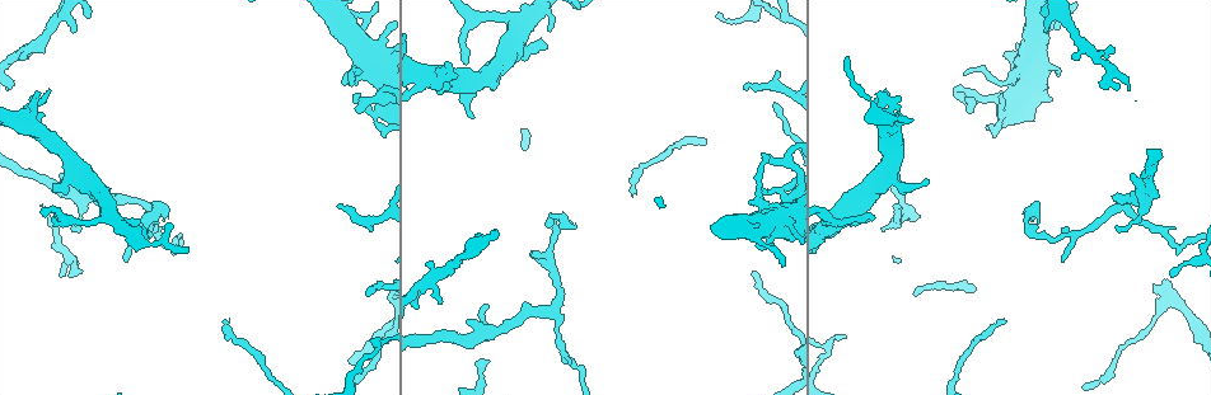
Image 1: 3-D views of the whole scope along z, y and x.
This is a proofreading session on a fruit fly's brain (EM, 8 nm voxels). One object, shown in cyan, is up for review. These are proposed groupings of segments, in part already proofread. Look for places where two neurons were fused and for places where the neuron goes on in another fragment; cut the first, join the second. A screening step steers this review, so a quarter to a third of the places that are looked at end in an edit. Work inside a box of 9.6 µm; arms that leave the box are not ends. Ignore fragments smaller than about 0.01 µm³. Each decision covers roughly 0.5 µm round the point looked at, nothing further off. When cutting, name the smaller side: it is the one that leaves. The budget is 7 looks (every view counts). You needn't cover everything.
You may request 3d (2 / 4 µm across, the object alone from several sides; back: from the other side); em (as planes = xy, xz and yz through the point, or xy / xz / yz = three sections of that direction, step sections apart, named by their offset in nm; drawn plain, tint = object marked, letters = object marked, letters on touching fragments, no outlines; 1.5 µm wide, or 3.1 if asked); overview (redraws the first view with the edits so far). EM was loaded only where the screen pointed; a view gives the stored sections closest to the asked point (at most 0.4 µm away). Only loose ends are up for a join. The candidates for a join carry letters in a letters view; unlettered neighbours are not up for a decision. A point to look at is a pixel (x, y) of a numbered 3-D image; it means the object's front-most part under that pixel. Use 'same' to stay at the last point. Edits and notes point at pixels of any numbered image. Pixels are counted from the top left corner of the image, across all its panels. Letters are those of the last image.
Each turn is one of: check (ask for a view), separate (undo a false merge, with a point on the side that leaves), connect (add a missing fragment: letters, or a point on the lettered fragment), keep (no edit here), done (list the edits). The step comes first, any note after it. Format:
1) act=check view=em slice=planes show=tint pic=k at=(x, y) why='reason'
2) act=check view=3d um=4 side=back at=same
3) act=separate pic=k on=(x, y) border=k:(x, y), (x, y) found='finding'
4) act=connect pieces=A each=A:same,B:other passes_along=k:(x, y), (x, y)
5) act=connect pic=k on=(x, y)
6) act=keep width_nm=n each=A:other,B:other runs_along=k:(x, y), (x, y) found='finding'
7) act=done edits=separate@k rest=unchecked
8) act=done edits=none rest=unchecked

act=check view=3d um=2 side=back pic=1 at=(1115, 227) why='tapers out'

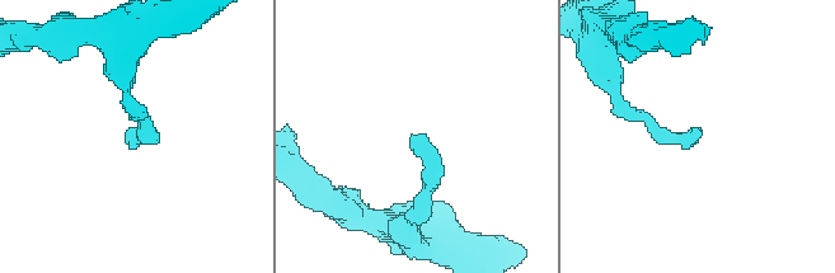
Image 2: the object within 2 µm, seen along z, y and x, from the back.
act=check view=em slice=yz step=8 show=letters pic=2 at=(140, 136)

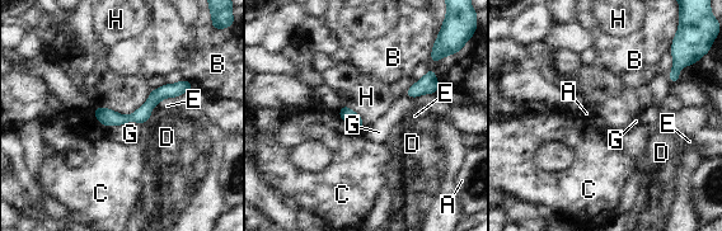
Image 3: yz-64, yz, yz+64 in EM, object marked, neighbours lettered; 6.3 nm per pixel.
act=keep each=A:other,B:other,C:other,D:other,E:other,G:other,H:other border=3:(151, 90), (129, 114), (93, 108) found='no lettered fragment goes on from it'

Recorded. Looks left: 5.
act=check view=3d um=4 side=back pic=1 at=(145, 226) why='sharp bend'

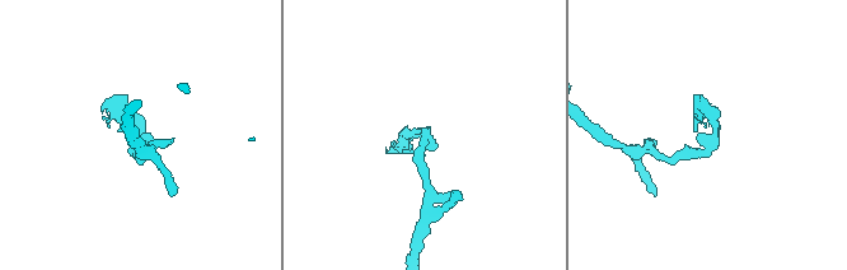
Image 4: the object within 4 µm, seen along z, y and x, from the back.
act=check view=em slice=xy step=8 show=tint pic=4 at=(423, 132)

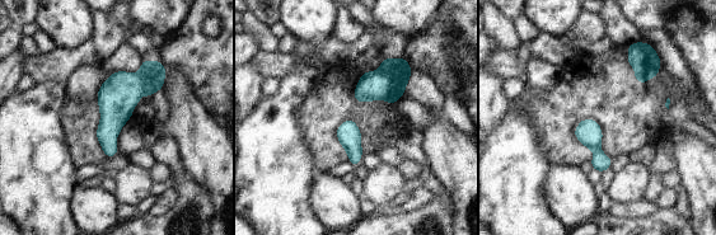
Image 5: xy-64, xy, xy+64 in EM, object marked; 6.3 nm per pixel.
act=check view=em slice=planes show=letters at=same why='cut it another way'

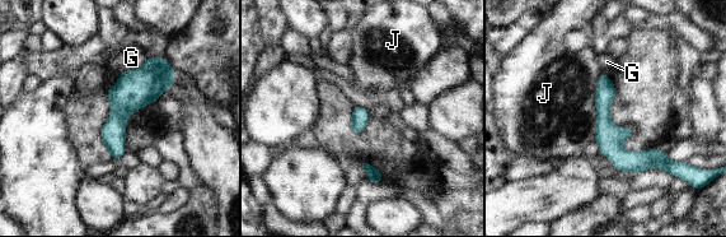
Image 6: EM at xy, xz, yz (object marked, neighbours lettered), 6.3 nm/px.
act=keep width_nm=170 longest_contact=J:440nm each=G:other,J:other found='all the same neuron'

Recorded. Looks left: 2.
act=check view=3d um=2 pic=1 at=(50, 91) why='free end'

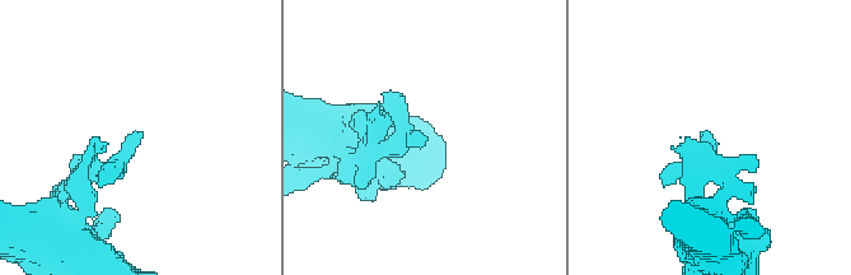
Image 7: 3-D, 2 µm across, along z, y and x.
act=check view=em slice=planes show=letters pic=7 at=(136, 132) why='now the EM'

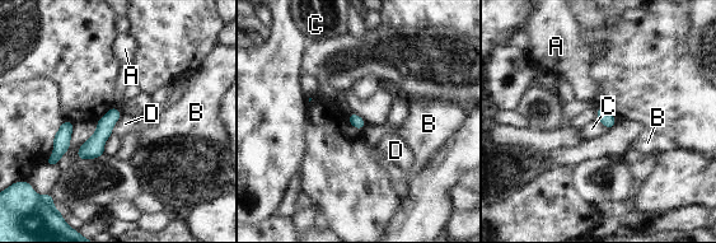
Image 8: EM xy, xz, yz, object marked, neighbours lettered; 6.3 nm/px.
act=keep each=A:other,B:other,C:other,D:other border=8:(121, 115), (111, 134) found='none of them fits'

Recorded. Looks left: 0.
act=done edits=none rest=unchecked

